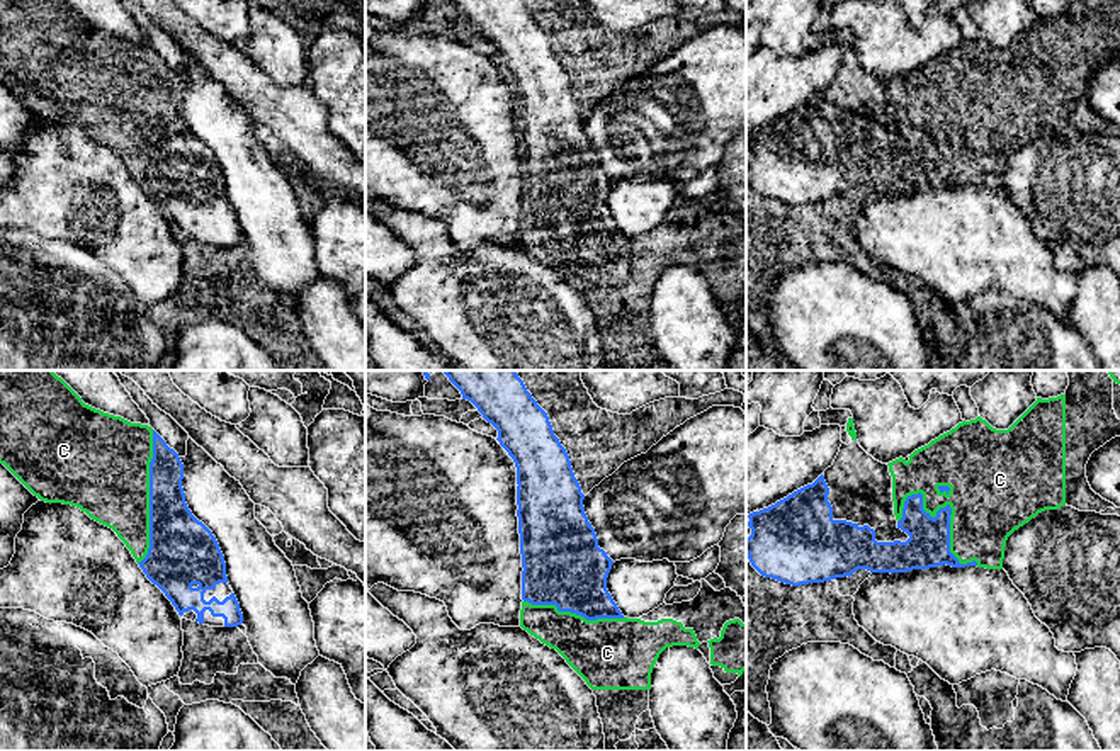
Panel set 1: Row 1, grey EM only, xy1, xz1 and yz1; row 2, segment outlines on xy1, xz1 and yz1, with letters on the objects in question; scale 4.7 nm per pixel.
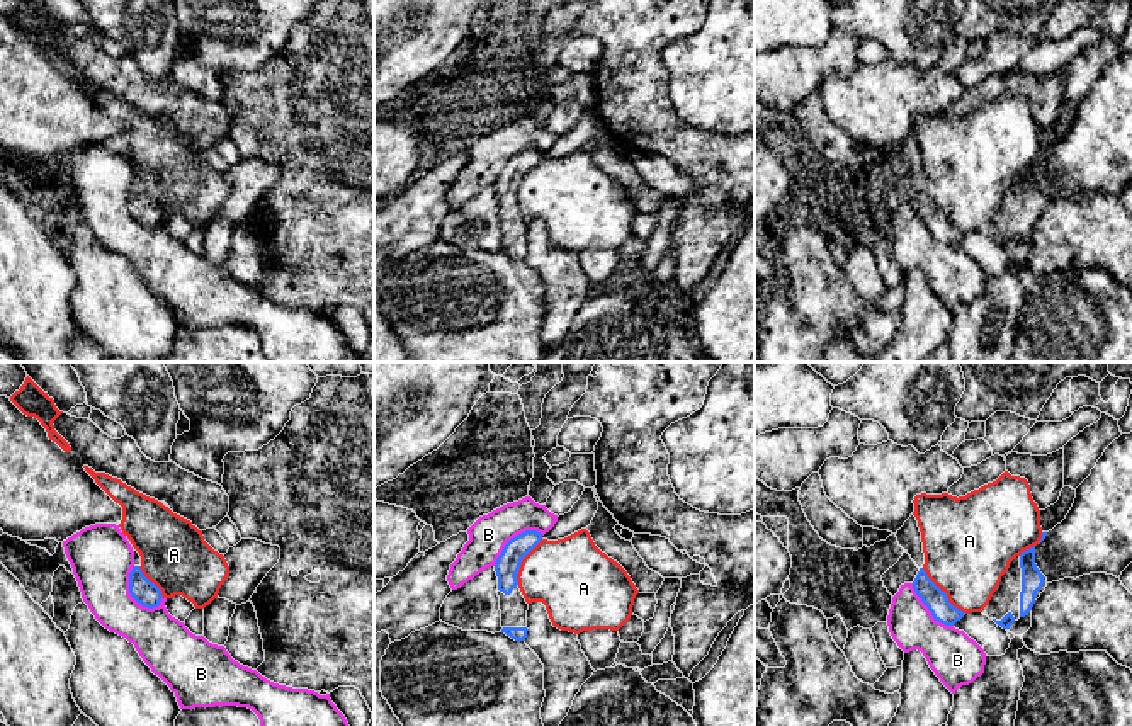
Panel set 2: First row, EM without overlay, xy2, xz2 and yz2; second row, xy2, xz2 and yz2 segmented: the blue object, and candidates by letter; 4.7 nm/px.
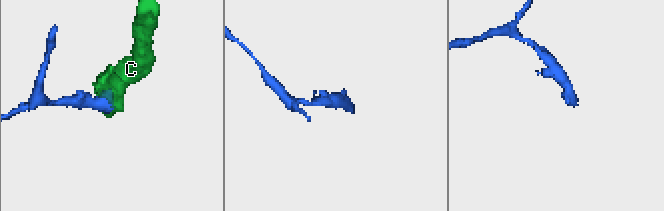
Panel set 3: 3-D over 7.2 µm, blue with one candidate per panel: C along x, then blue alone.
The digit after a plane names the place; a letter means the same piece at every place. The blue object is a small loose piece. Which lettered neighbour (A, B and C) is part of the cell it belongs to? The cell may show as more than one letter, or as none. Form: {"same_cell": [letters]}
{"same_cell": []}

